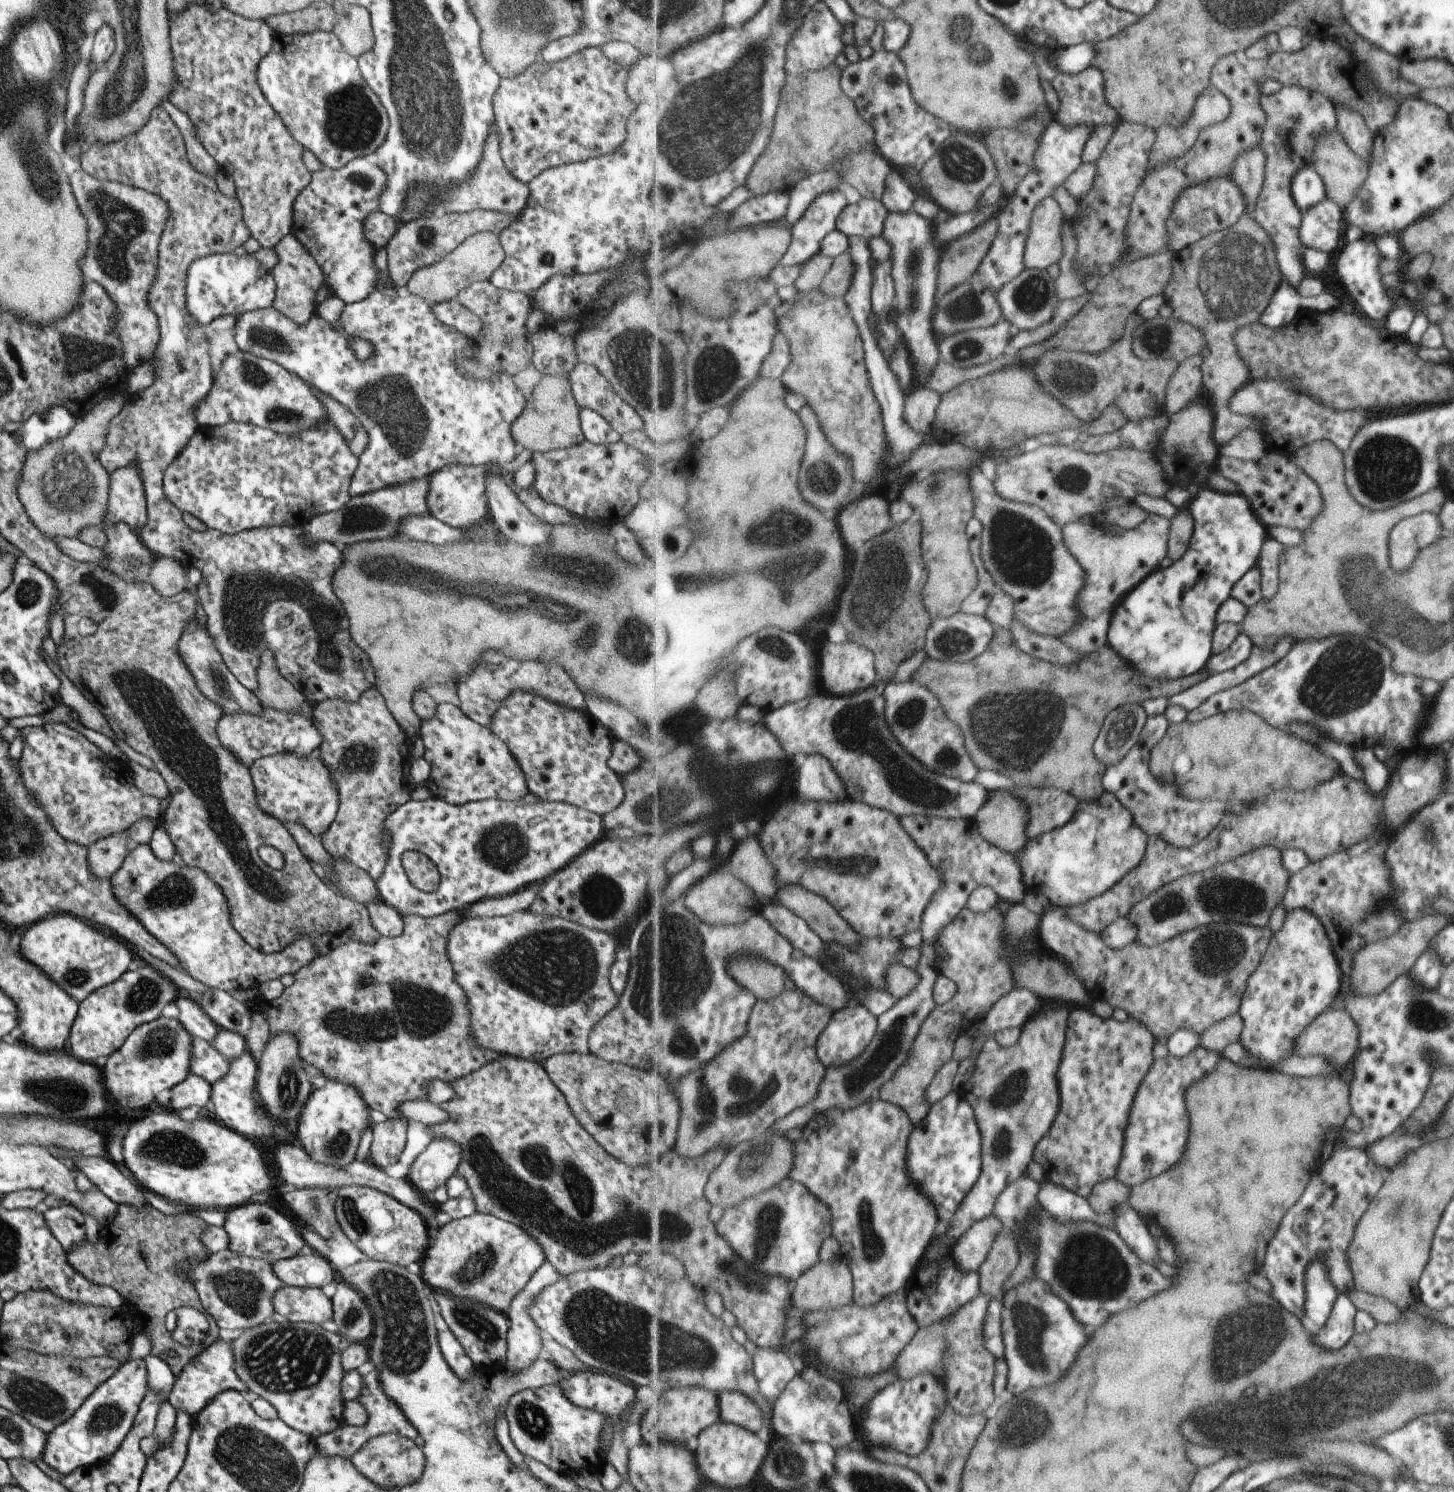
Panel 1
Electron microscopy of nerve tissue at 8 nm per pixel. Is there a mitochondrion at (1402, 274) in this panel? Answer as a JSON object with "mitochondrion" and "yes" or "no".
{"mitochondrion":"no"}

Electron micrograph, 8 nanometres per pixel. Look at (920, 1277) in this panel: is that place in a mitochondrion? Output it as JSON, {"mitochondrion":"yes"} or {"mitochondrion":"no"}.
{"mitochondrion":"no"}

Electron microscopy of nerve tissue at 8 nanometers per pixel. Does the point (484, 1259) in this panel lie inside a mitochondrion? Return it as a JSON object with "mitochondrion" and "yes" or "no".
{"mitochondrion":"yes"}

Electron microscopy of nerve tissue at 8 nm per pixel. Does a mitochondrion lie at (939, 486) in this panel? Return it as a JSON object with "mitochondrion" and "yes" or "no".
{"mitochondrion":"yes"}

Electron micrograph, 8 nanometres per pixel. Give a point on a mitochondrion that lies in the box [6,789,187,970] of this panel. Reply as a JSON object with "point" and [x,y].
{"point":[34,823]}

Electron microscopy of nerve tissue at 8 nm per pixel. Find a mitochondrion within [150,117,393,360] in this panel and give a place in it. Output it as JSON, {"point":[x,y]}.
{"point":[364,180]}

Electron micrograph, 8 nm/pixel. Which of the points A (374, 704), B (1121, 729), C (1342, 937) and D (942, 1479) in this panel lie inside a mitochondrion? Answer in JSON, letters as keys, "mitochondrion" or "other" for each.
{"A":"other","B":"mitochondrion","C":"other","D":"mitochondrion"}

